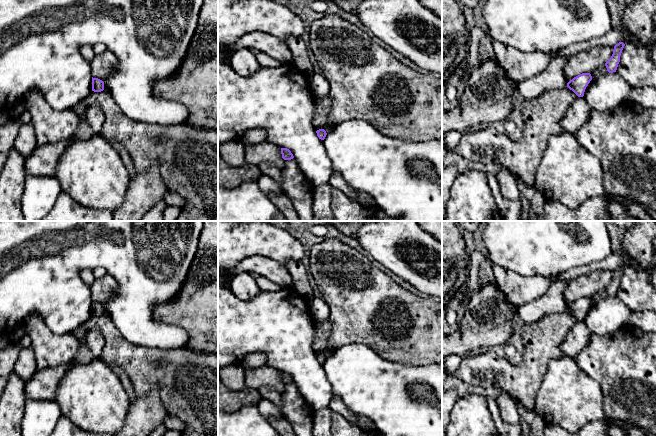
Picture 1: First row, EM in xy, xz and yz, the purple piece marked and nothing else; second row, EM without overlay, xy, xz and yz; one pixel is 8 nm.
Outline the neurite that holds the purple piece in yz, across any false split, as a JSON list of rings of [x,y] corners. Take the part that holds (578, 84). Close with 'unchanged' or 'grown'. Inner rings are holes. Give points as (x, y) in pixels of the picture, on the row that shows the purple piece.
[[[582,73],[567,83],[567,87],[572,90],[578,97],[583,97],[584,92],[590,81],[592,80],[592,76],[590,73]]]; unchanged

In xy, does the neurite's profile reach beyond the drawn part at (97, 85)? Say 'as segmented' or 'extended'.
as segmented

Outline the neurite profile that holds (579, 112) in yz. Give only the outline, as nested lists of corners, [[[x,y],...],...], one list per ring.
[[[578,97],[574,104],[567,110],[560,122],[565,133],[574,134],[589,118],[592,108],[584,97]]]

